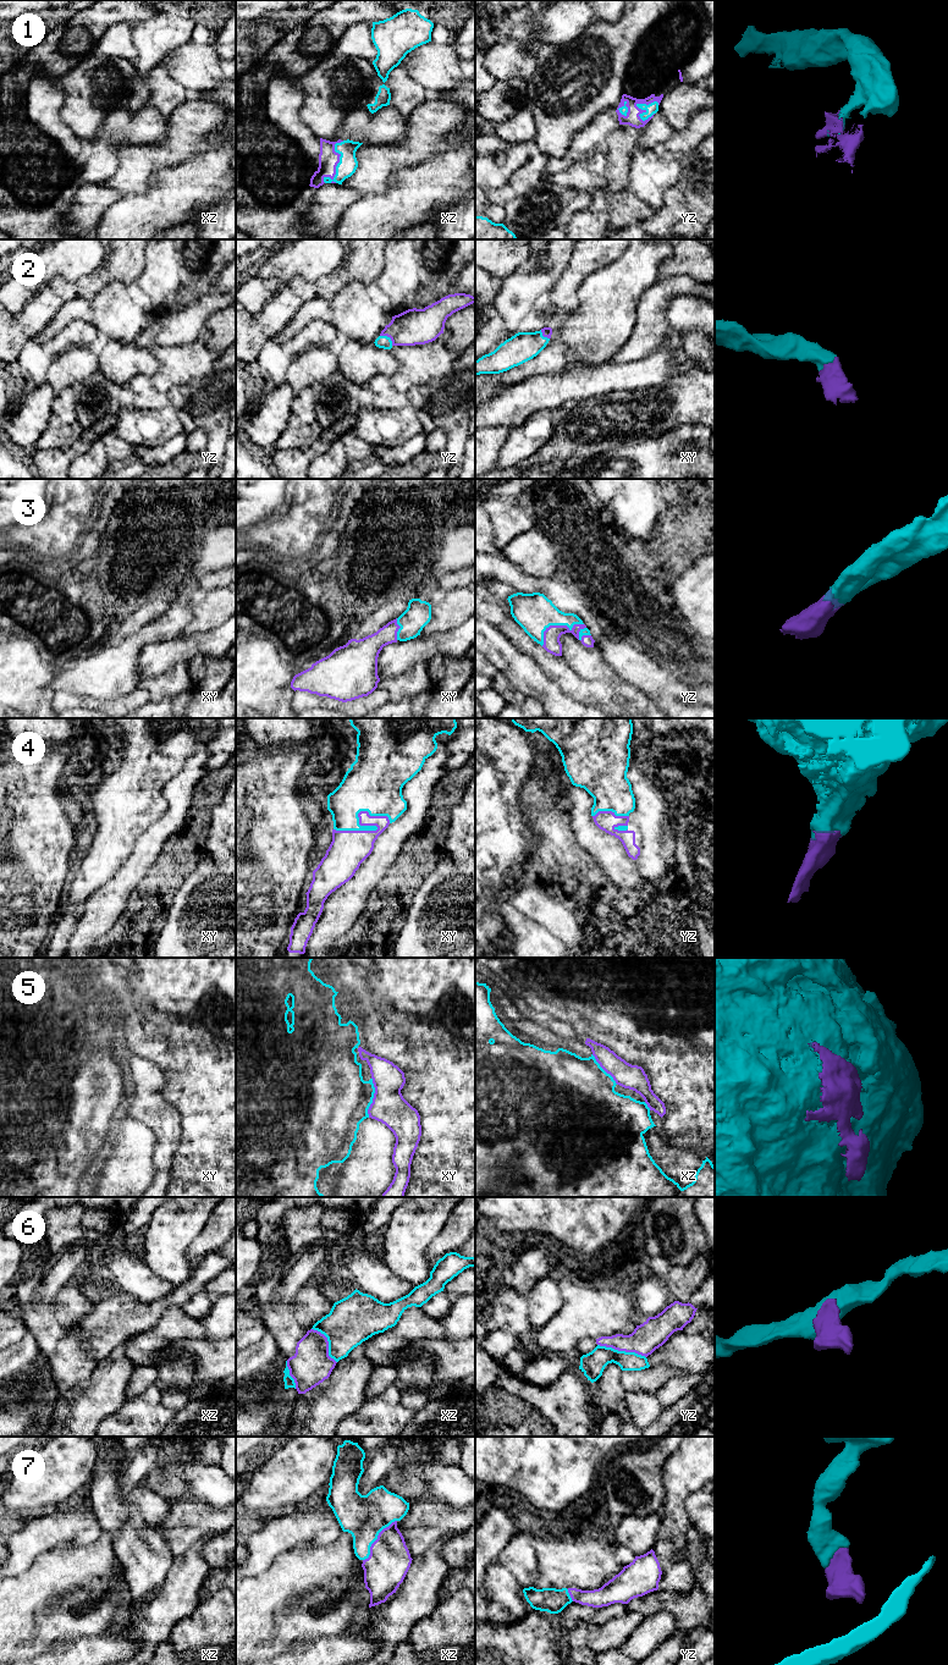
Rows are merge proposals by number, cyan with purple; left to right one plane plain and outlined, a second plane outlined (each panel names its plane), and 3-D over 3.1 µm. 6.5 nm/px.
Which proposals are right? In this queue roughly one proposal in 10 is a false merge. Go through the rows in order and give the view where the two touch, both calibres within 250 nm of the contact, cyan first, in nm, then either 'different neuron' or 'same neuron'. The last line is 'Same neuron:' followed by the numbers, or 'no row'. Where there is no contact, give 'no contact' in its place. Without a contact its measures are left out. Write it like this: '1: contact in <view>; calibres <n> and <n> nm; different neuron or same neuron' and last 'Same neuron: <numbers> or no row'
1: contact in xz; calibres 120 and 130 nm; same neuron
2: contact in yz; calibres 90 and 240 nm; same neuron
3: contact in yz; calibres 260 and 110 nm; same neuron
4: contact in xy; calibres 320 and 240 nm; same neuron
5: contact in xy; calibres 460 and 220 nm; different neuron
6: contact in yz; calibres 160 and 190 nm; different neuron
7: contact in xz; calibres 280 and 280 nm; same neuron
Same neuron: 1, 2, 3, 4, 7

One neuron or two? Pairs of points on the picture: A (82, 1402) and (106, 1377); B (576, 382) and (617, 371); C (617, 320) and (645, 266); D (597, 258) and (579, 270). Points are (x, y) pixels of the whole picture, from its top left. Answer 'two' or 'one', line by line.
A: one
B: one
C: one
D: one

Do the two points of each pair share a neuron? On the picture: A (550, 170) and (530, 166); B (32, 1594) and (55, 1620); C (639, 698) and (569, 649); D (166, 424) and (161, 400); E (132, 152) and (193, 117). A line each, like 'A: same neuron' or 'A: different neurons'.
A: different neurons
B: same neuron
C: same neuron
D: different neurons
E: same neuron

